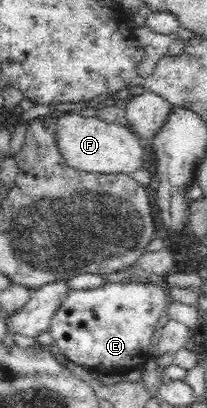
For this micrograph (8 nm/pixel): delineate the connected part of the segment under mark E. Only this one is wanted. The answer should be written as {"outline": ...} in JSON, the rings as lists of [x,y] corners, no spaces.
{"outline":[[[151,282],[106,283],[92,290],[71,290],[60,301],[47,331],[70,362],[99,374],[133,377],[150,354],[148,346],[166,302],[164,288]]]}

